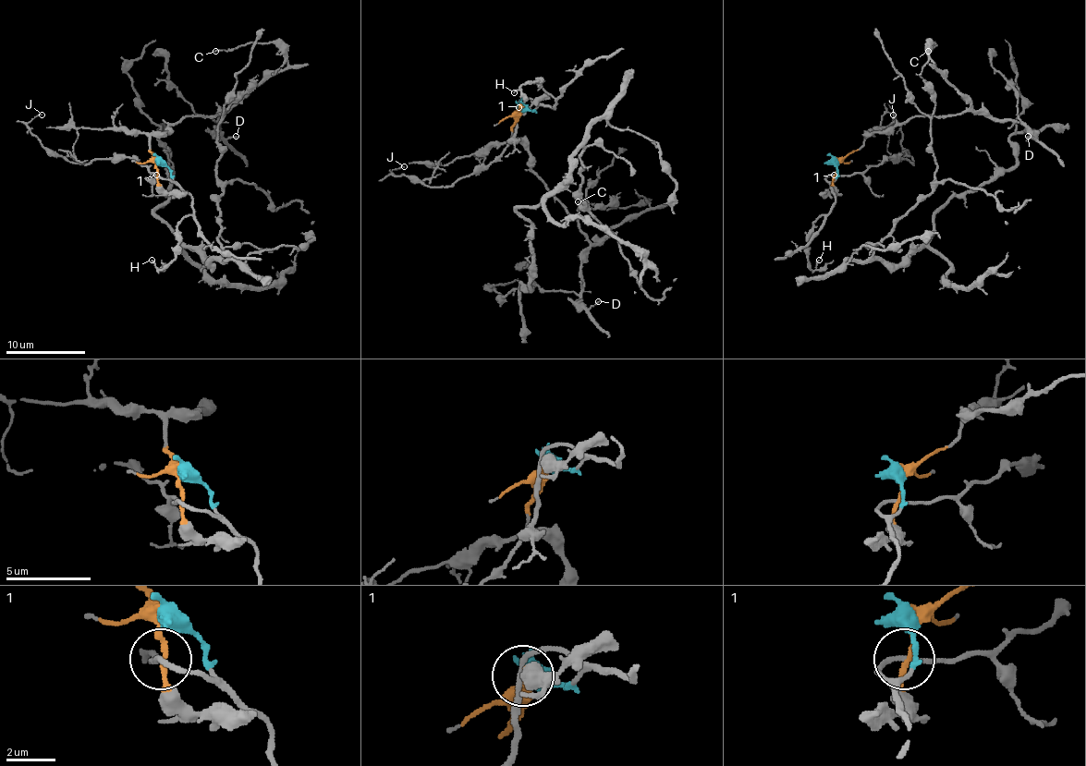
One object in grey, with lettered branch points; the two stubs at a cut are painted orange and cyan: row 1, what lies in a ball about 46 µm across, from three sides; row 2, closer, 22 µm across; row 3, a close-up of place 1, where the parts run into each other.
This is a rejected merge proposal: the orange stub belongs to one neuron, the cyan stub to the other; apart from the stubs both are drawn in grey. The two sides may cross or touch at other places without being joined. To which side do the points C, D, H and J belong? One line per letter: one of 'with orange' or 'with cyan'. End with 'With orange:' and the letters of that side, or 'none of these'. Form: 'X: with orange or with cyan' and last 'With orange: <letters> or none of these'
C: with orange
D: with orange
H: with cyan
J: with cyan
With orange: C, D

